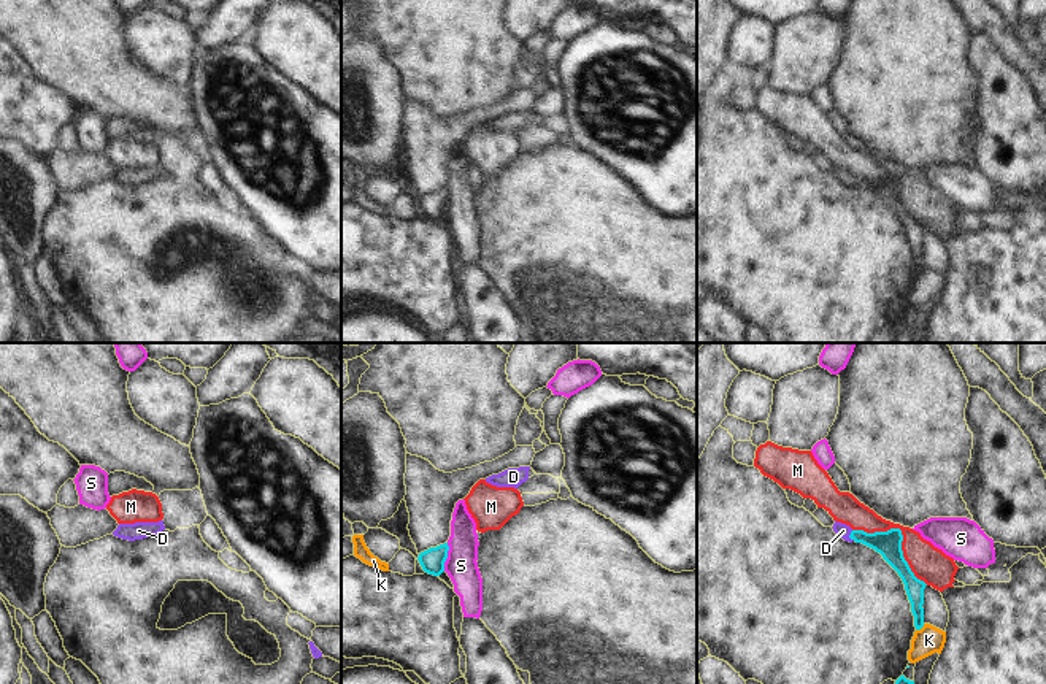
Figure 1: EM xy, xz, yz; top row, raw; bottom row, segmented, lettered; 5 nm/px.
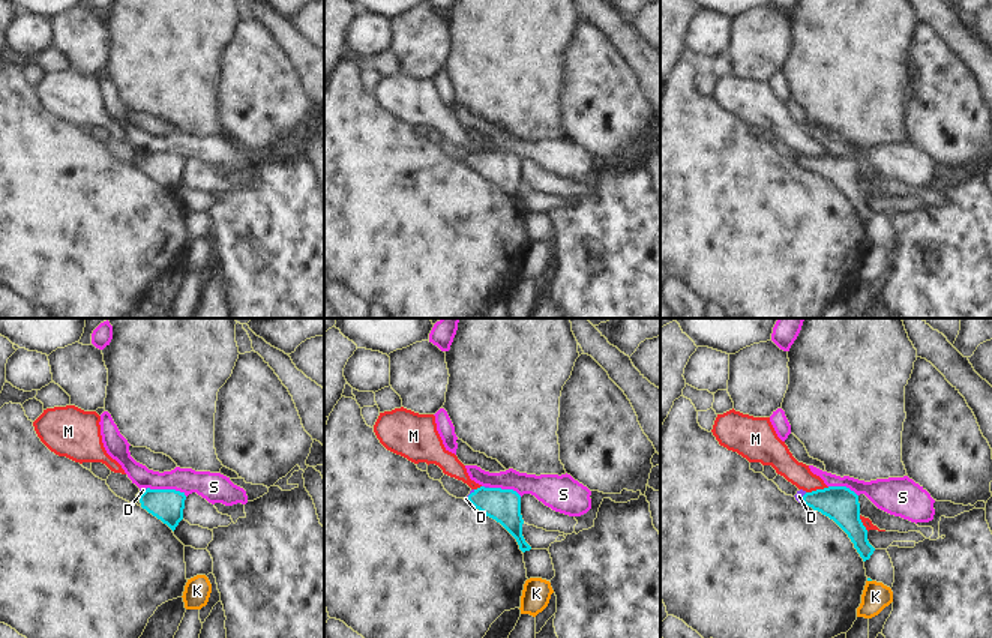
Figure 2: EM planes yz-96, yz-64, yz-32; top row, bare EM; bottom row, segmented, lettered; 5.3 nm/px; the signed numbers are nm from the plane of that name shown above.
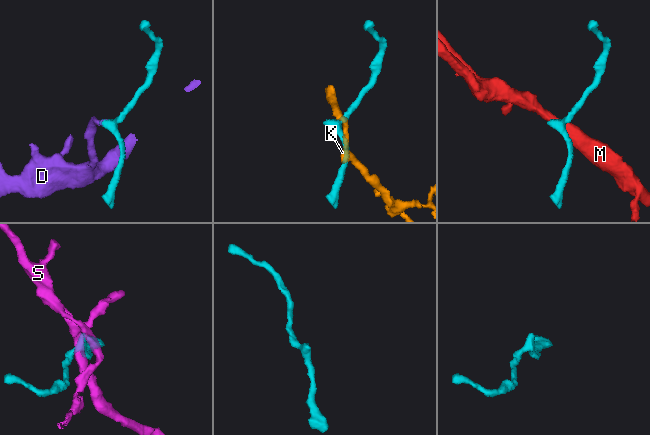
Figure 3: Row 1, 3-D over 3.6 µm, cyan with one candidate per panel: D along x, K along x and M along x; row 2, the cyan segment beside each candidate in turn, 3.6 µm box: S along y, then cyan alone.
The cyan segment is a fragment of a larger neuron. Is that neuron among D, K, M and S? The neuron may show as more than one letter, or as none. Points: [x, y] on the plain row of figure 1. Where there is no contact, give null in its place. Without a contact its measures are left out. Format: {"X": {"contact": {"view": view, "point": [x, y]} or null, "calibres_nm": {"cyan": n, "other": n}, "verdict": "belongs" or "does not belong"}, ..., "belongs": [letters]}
{"D": {"contact": {"view": "yz", "point": [849, 180]}, "calibres_nm": {"cyan": 130, "other": 70}, "verdict": "belongs"}, "K": {"contact": {"view": "yz", "point": [919, 273]}, "calibres_nm": {"cyan": 100, "other": 140}, "verdict": "does not belong"}, "M": {"contact": {"view": "yz", "point": [902, 180]}, "calibres_nm": {"cyan": 130, "other": 190}, "verdict": "does not belong"}, "S": {"contact": {"view": "xz", "point": [446, 202]}, "calibres_nm": {"cyan": 130, "other": 160}, "verdict": "does not belong"}, "belongs": ["D"]}

